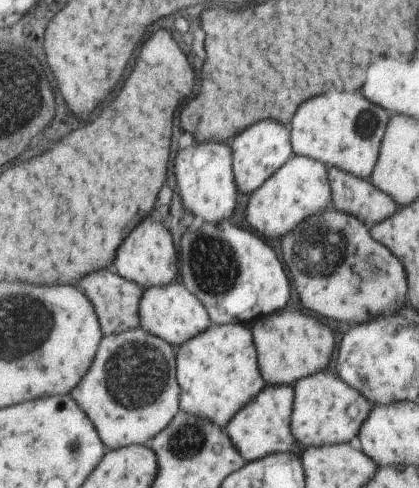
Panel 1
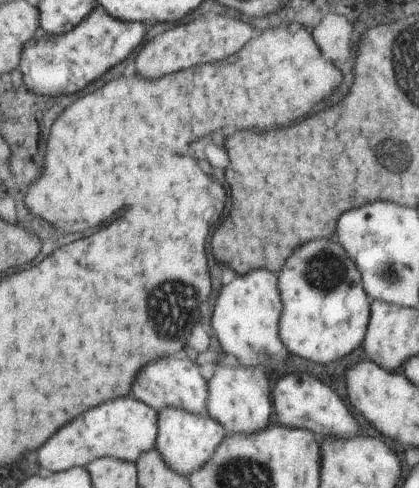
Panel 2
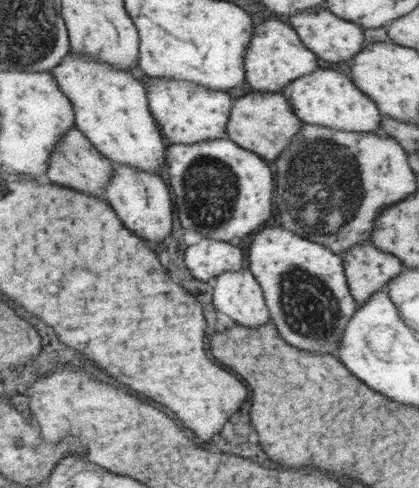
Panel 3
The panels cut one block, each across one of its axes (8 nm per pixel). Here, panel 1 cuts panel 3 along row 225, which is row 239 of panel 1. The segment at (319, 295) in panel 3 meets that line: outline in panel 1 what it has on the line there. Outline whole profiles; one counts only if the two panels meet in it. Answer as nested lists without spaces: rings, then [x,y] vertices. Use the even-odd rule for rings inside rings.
[[[291,154],[291,158],[275,174],[271,174],[271,178],[263,182],[263,186],[259,186],[259,194],[255,194],[251,202],[247,202],[247,222],[251,230],[257,230],[257,234],[263,234],[265,238],[277,242],[295,226],[299,226],[299,222],[325,212],[327,208],[331,208],[331,204],[327,166],[319,160]]]

